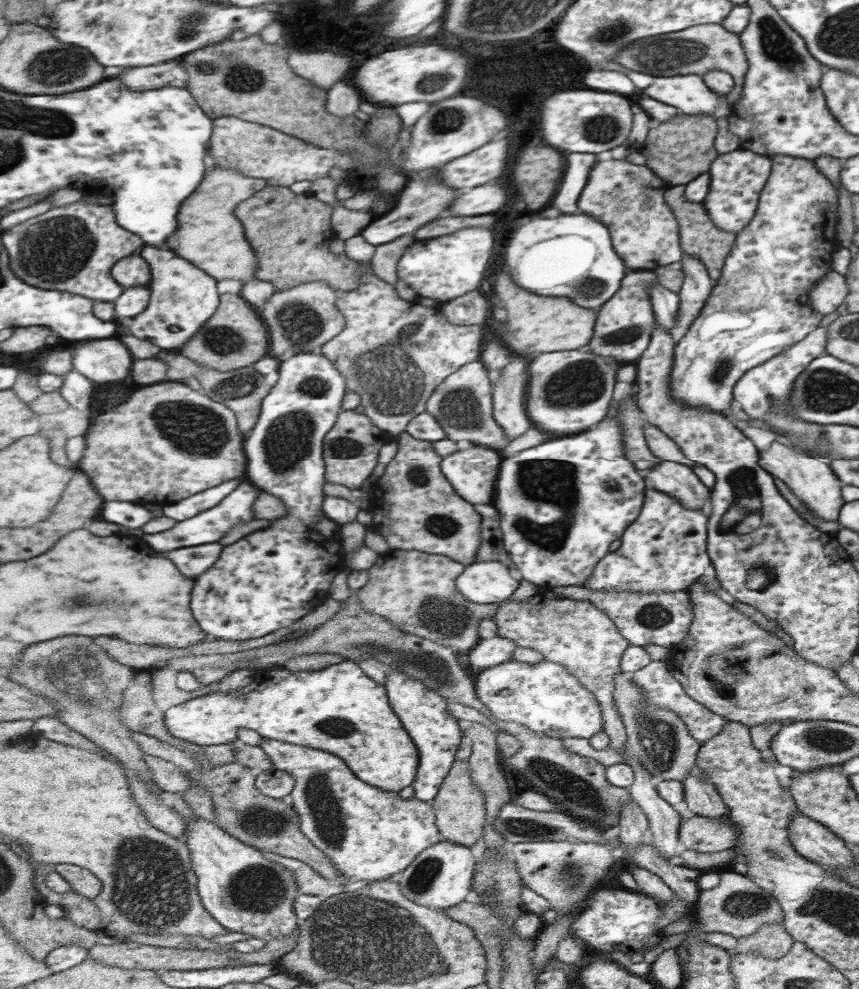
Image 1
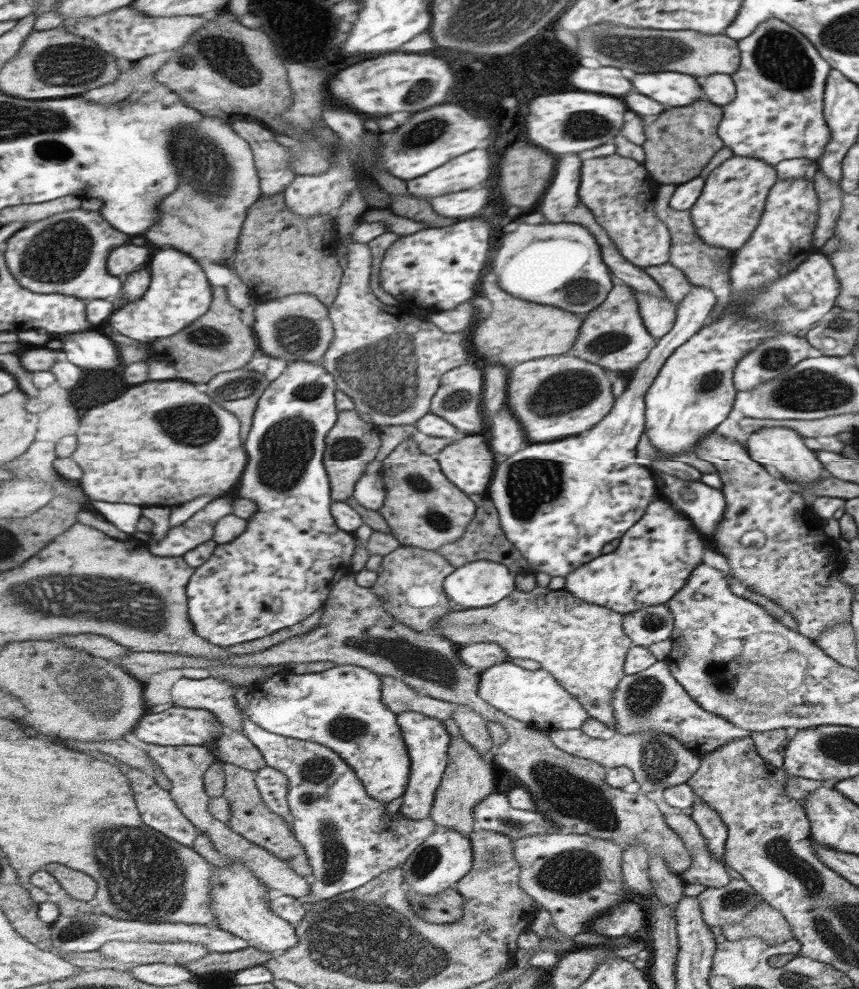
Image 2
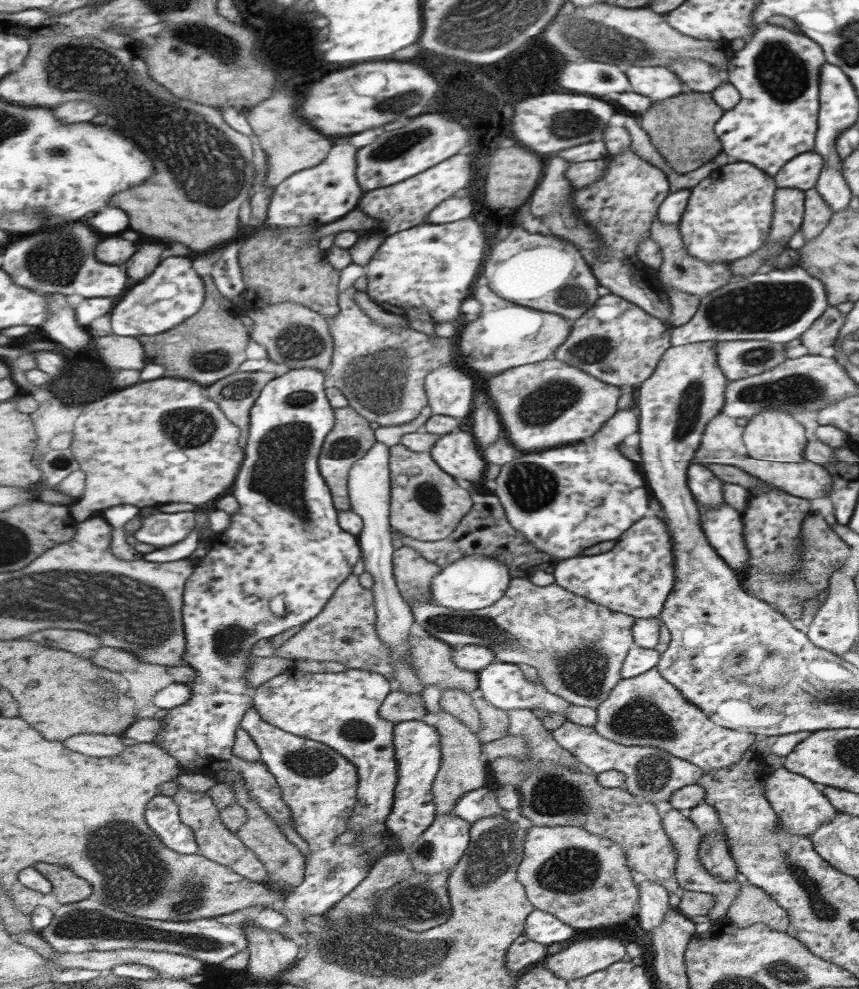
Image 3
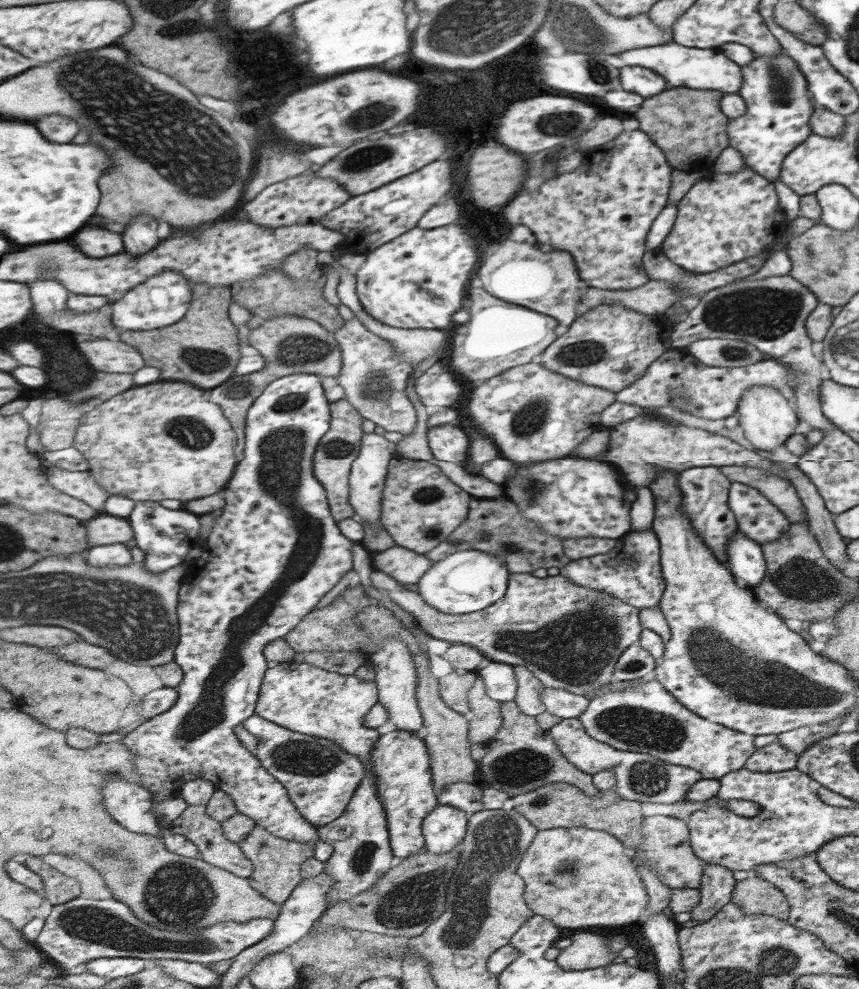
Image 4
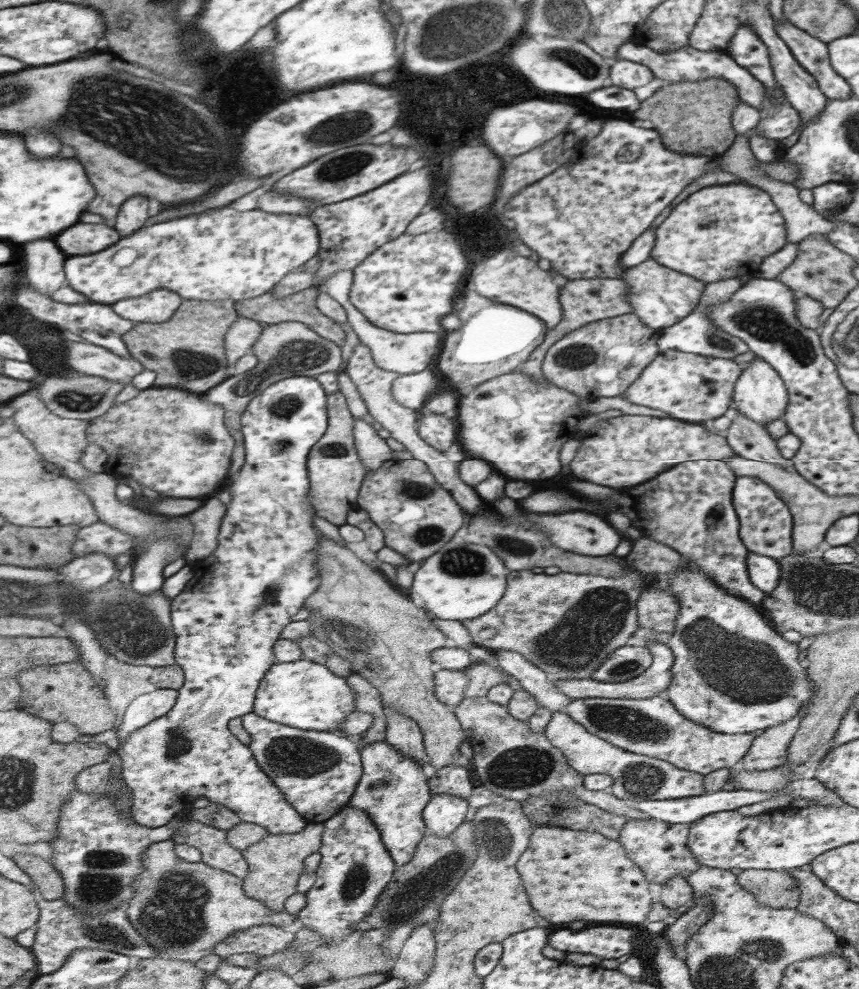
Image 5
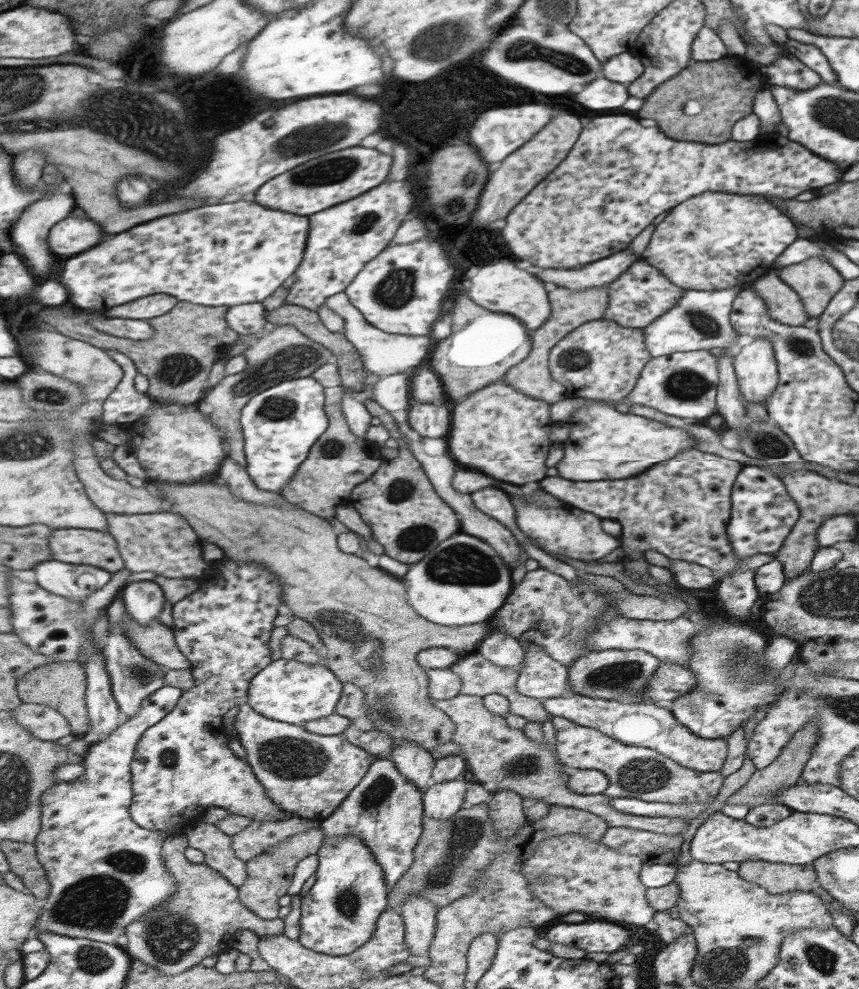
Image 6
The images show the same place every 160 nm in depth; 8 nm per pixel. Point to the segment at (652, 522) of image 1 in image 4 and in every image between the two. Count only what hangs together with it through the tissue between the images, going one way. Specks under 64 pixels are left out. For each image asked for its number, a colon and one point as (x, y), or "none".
2: (653, 559)
3: (634, 577)
4: (631, 573)

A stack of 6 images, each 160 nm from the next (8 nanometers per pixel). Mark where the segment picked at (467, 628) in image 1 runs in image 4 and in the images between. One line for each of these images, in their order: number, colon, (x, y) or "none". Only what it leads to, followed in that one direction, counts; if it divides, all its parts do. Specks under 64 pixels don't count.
2: (411, 583)
3: (414, 575)
4: (407, 567)

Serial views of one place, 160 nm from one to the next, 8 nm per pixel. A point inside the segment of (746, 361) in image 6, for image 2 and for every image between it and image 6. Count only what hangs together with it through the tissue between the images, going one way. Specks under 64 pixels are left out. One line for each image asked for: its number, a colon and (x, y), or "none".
2: (781, 449)
3: (772, 435)
4: (766, 421)
5: (759, 394)

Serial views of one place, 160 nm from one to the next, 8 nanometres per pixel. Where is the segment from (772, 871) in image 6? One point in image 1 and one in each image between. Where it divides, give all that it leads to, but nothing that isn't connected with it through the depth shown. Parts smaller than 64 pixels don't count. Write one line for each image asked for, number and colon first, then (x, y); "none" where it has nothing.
1: (771, 940)
2: (763, 921)
3: (751, 905)
4: (753, 895)
5: (775, 888)

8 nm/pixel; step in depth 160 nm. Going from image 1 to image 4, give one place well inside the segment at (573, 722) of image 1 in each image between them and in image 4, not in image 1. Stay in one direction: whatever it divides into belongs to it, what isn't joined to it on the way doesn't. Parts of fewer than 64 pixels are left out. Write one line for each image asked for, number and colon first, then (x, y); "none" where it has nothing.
2: (534, 697)
3: (504, 686)
4: (498, 679)

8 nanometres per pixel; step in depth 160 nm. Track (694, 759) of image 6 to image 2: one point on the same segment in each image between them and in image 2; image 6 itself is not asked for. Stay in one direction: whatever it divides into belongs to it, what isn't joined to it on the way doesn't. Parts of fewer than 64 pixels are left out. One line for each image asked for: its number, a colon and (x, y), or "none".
2: (652, 700)
3: (647, 710)
4: (646, 718)
5: (652, 726)

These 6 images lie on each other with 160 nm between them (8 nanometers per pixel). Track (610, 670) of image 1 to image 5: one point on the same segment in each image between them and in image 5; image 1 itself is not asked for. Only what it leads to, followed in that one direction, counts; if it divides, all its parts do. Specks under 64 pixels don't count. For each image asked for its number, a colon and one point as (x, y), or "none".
2: (582, 645)
3: (577, 647)
4: (569, 637)
5: (566, 625)

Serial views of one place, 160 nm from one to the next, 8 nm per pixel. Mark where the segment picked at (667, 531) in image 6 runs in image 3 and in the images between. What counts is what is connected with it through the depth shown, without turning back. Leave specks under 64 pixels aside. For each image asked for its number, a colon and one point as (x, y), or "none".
3: (706, 488)
4: (704, 489)
5: (688, 508)

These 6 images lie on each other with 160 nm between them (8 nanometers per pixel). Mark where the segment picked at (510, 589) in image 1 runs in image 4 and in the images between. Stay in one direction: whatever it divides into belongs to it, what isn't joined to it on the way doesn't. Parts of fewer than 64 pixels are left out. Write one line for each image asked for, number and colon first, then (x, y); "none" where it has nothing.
2: (479, 584)
3: (475, 582)
4: (468, 581)

